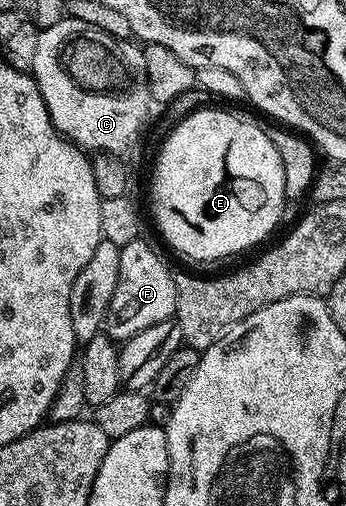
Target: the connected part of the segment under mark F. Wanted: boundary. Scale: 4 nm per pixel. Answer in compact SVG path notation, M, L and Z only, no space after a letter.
M144 238L136 239L121 248L119 257L119 285L107 309L104 334L115 341L135 337L143 329L164 319L173 319L177 309L177 294L173 271L157 256L157 251Z

